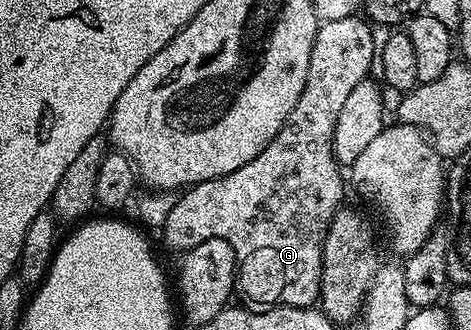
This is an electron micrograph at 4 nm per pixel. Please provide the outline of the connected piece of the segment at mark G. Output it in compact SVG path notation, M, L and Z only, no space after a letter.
M352 16L345 20L329 20L322 23L317 32L317 36L313 40L313 50L309 56L309 72L305 76L305 88L301 92L301 96L297 100L297 104L293 108L293 112L287 118L287 122L277 132L277 136L270 144L263 149L253 160L249 160L249 164L245 164L241 168L237 168L237 172L229 172L220 178L214 178L208 182L199 182L196 186L184 189L182 193L174 199L169 214L165 217L162 224L161 233L163 238L178 252L186 252L197 248L197 244L201 244L205 240L225 240L233 248L235 253L235 264L237 273L235 276L234 293L240 298L244 307L250 308L256 312L273 306L305 306L314 307L319 300L319 285L323 279L323 241L327 235L329 224L333 220L333 216L344 205L343 202L343 182L345 186L345 178L341 173L341 167L335 160L333 152L333 128L337 124L337 116L341 112L341 108L345 104L349 92L353 92L353 88L357 88L357 84L361 84L361 80L368 77L373 70L373 63L377 58L377 51L373 46L373 38L371 36L372 27L368 25L362 17Z

